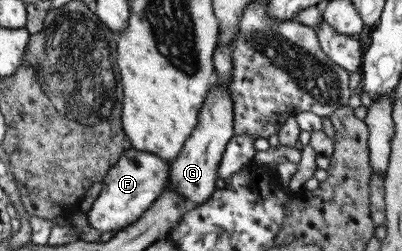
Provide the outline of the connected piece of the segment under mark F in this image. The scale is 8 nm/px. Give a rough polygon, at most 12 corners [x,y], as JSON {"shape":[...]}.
{"shape":[[129,149],[86,213],[90,226],[134,224],[168,183],[170,162]]}

